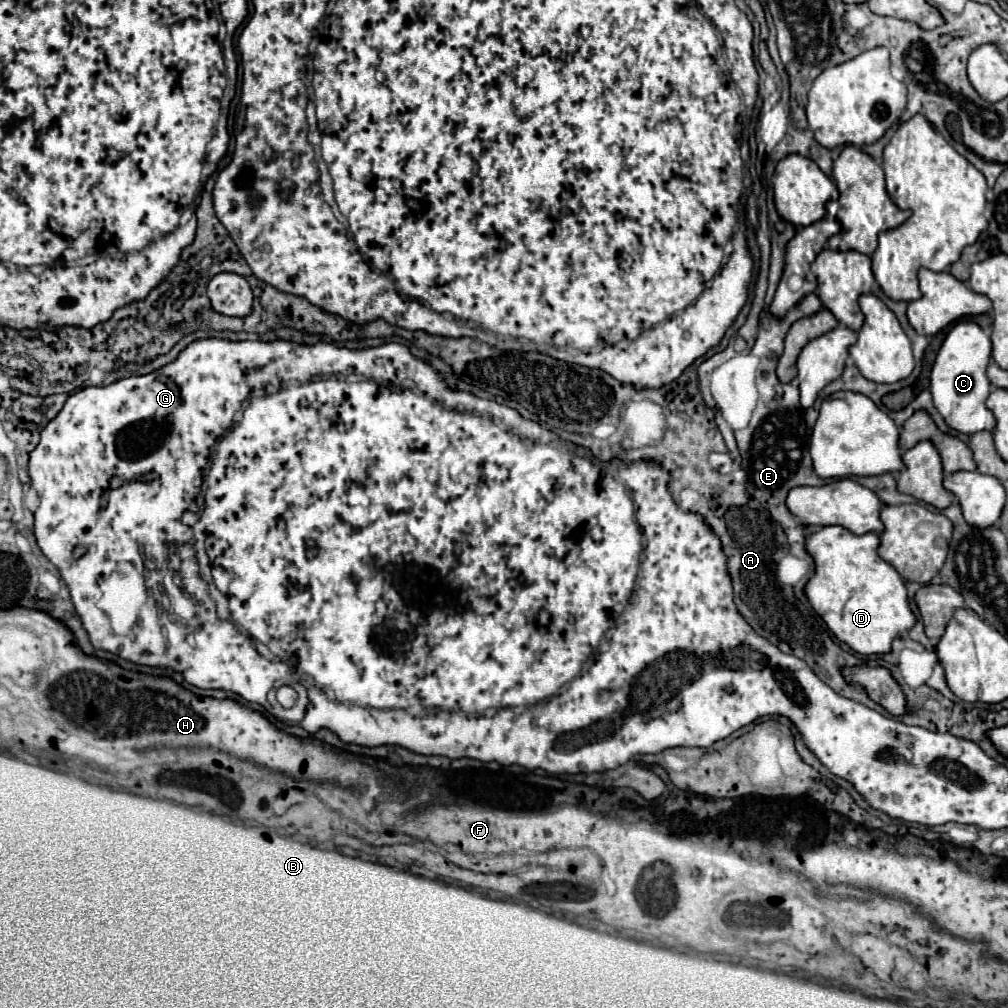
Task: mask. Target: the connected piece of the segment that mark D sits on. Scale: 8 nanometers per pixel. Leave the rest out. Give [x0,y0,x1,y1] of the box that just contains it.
[805,526,917,656]

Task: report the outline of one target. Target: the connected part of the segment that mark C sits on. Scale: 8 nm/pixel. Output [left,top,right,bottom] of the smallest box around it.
[931,322,995,434]

